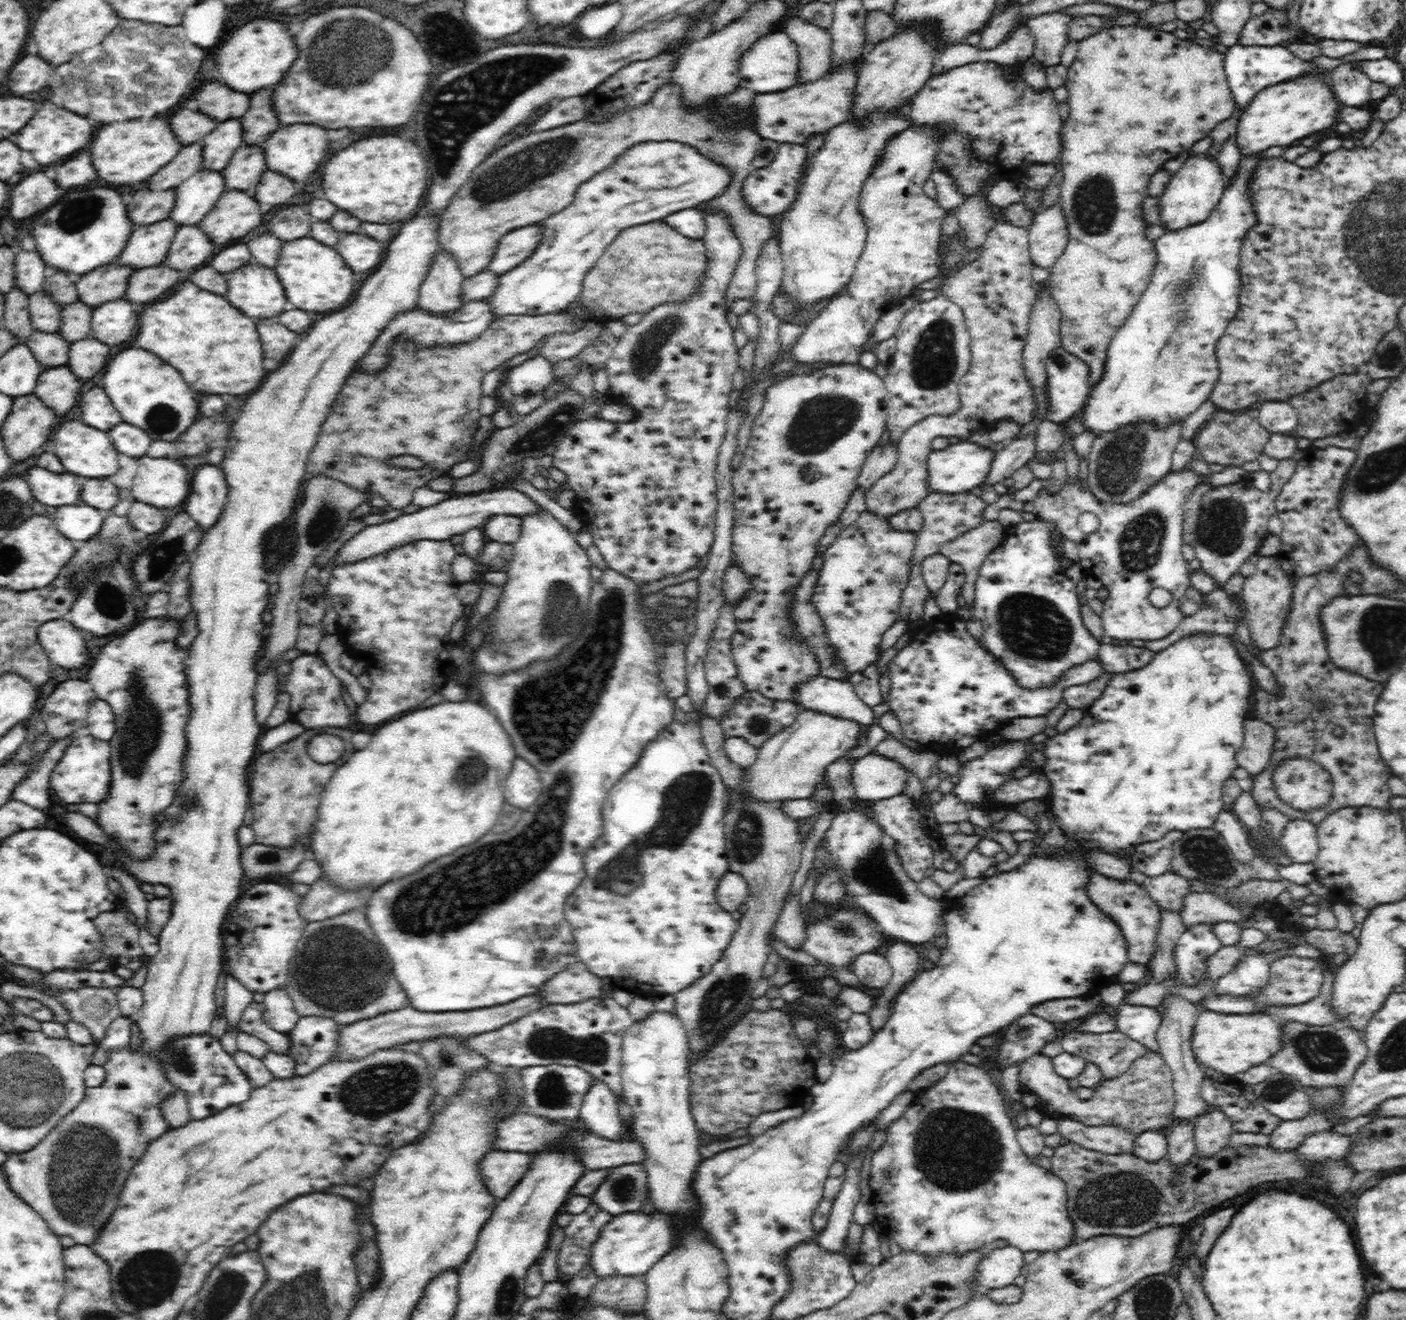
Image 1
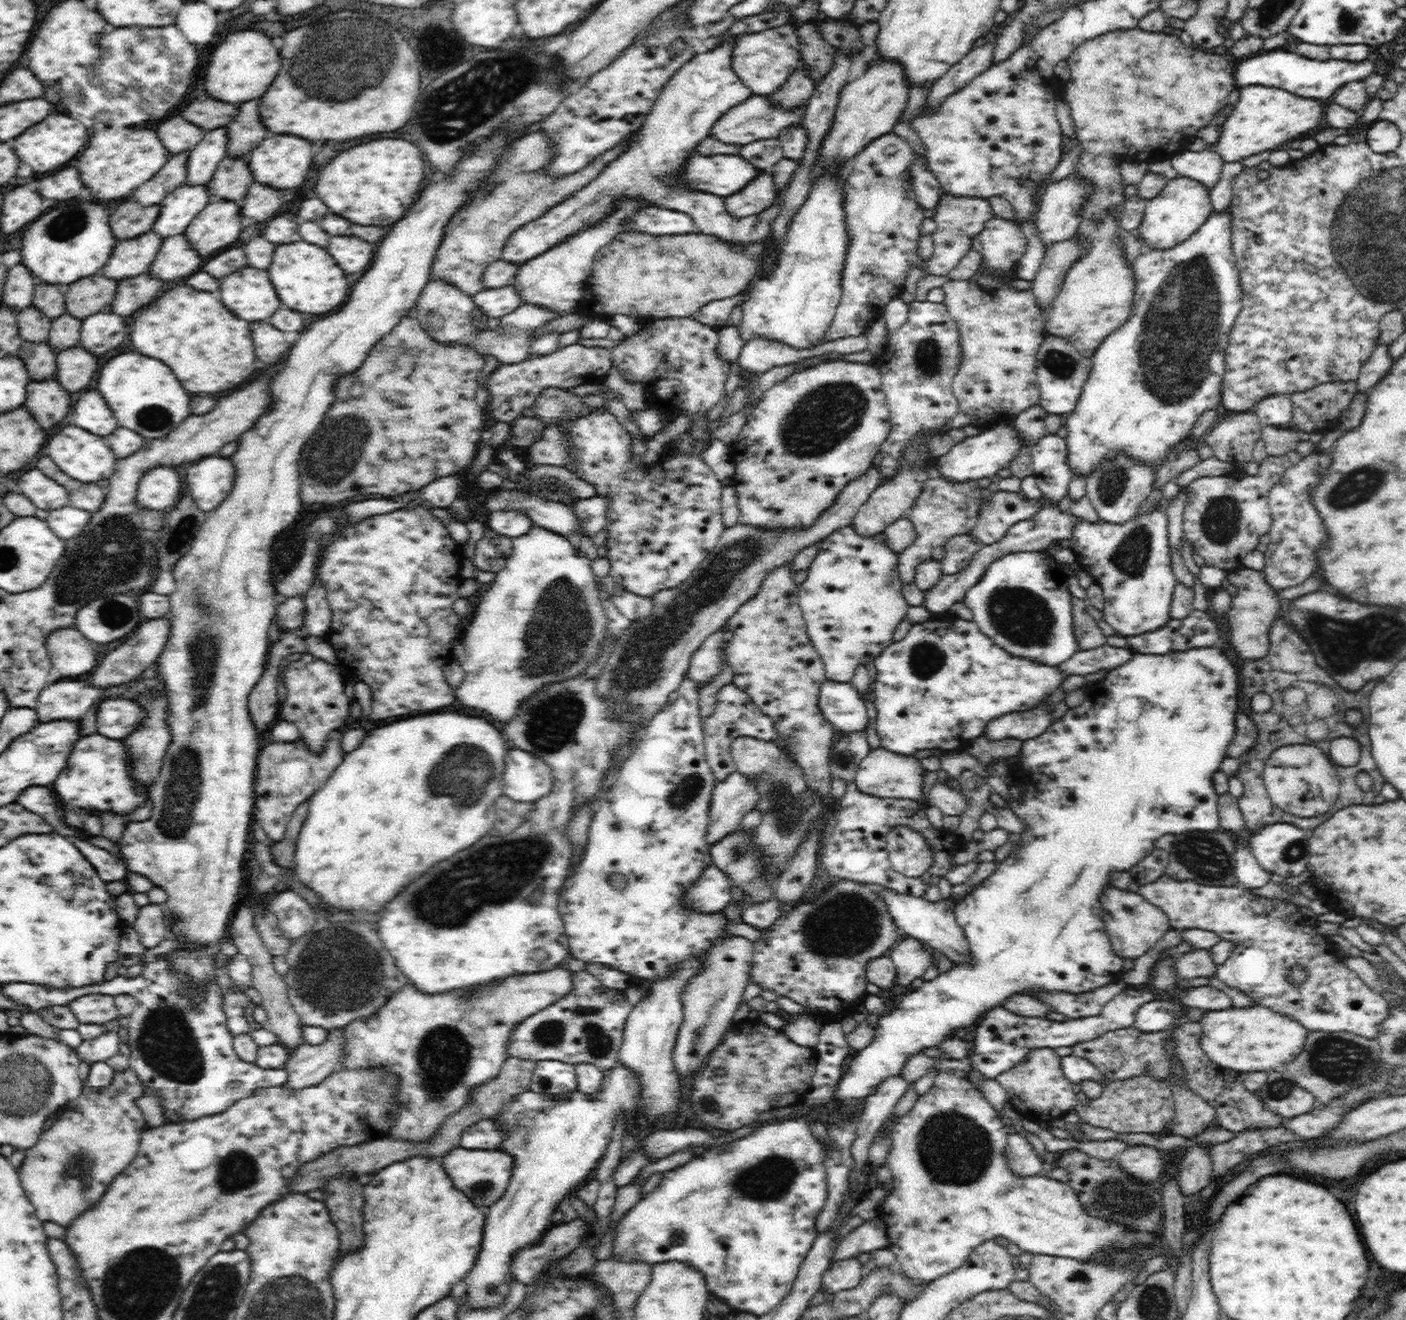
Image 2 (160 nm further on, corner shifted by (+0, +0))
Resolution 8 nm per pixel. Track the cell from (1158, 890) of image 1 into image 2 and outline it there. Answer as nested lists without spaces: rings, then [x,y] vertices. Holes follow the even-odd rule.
[[[1162,875],[1157,881],[1141,885],[1138,891],[1150,904],[1161,908],[1169,918],[1171,929],[1202,928],[1219,936],[1221,940],[1233,942],[1232,952],[1227,962],[1218,965],[1215,977],[1232,988],[1240,990],[1252,998],[1254,1004],[1272,1008],[1278,1014],[1288,1014],[1290,1018],[1296,1018],[1304,1028],[1322,1030],[1324,1032],[1352,1032],[1364,1038],[1376,1039],[1378,1026],[1388,1018],[1389,1005],[1378,993],[1372,991],[1356,972],[1348,969],[1336,954],[1332,954],[1328,948],[1322,950],[1322,944],[1328,944],[1326,940],[1310,940],[1302,938],[1302,934],[1296,930],[1300,924],[1304,924],[1304,917],[1298,911],[1299,906],[1292,901],[1284,901],[1280,898],[1267,898],[1250,893],[1242,886],[1206,886],[1193,880],[1176,880],[1168,875]],[[1302,967],[1308,971],[1307,981],[1299,985],[1290,984],[1288,974],[1291,969]]]

